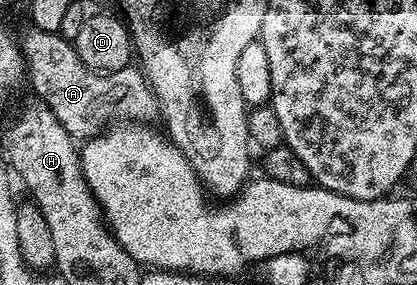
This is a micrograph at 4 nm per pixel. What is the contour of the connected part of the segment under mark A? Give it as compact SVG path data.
M26 29L25 39L20 39L21 53L25 55L27 82L38 99L67 128L75 140L88 140L97 137L114 121L120 112L122 119L132 119L137 124L149 124L159 114L157 97L149 87L149 81L136 65L130 64L122 70L102 74L89 70L83 60L79 60L73 43L61 37L60 33L51 34L42 30Z

